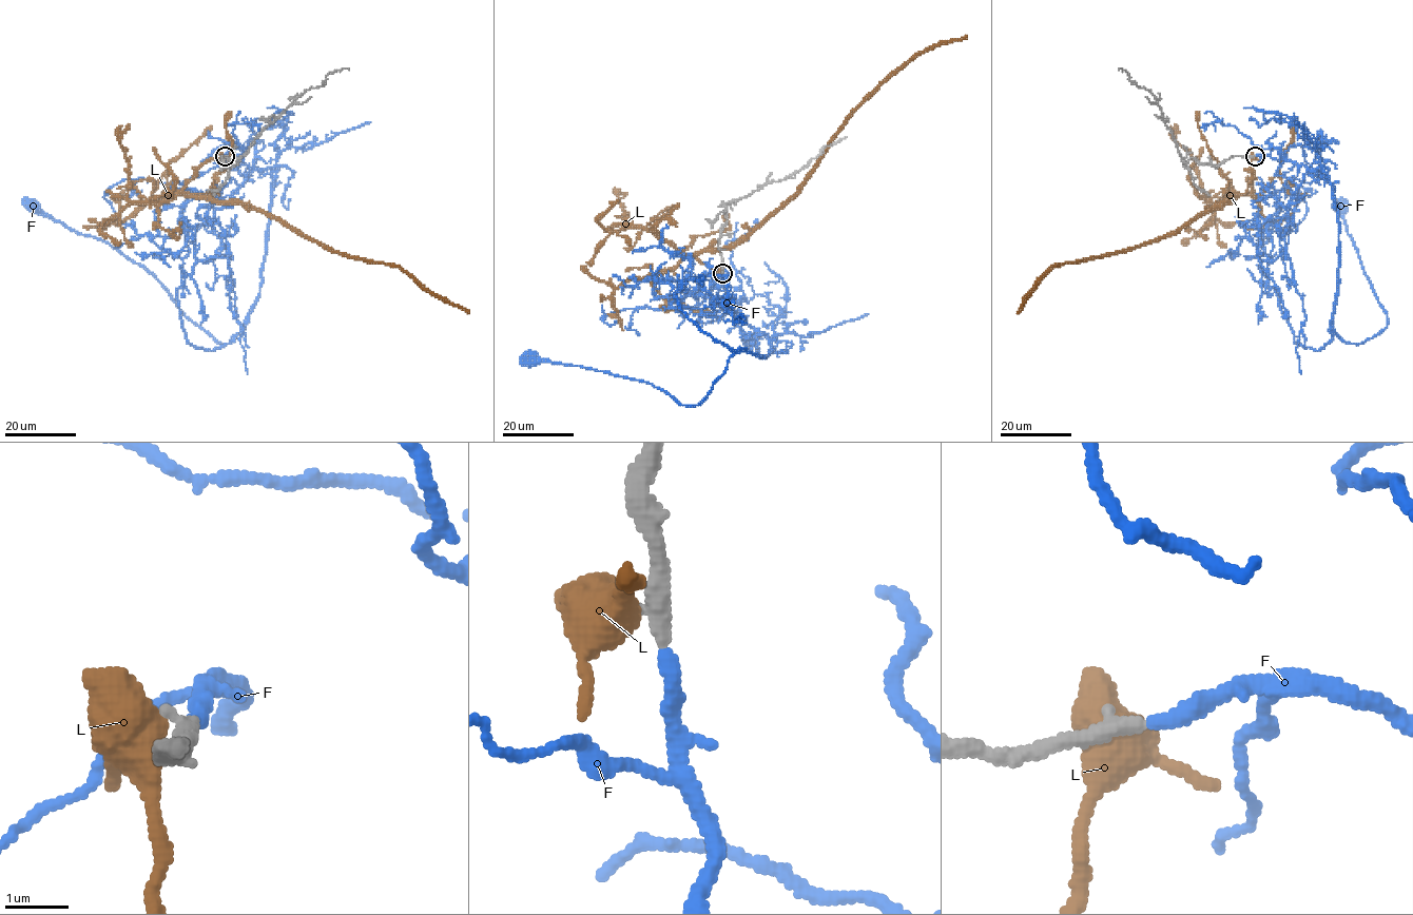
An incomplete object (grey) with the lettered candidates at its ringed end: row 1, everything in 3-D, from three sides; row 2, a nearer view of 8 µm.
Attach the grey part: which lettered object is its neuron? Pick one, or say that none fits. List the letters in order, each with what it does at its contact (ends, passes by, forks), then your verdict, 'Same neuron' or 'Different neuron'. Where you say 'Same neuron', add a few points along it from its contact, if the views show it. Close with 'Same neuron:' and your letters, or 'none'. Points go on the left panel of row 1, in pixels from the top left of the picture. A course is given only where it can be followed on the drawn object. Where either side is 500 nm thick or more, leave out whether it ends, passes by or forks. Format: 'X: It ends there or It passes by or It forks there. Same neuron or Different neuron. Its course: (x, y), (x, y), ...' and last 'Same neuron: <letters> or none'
F: It ends there. Same neuron. Its course: (225, 156), (270, 169), (272, 177), (259, 294), (243, 328), (226, 344), (195, 325), (138, 265), (27, 205)
L: It forks there. Different neuron
Same neuron: F

